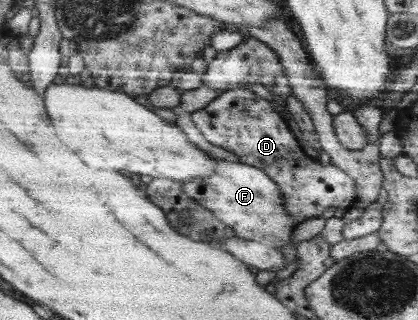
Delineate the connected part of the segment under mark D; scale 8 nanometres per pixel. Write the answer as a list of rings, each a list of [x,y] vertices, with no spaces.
[[[235,88],[224,91],[210,104],[194,111],[190,118],[192,118],[192,122],[208,142],[220,146],[220,148],[224,148],[228,152],[233,152],[241,163],[255,166],[270,175],[278,184],[280,191],[283,192],[284,199],[287,200],[288,215],[292,214],[291,218],[295,219],[297,224],[306,222],[308,218],[321,216],[322,212],[325,212],[326,208],[330,208],[330,206],[343,210],[354,206],[357,196],[355,179],[352,179],[346,171],[340,170],[338,166],[331,163],[322,165],[310,160],[304,154],[304,150],[298,146],[296,138],[292,136],[292,132],[288,130],[284,120],[274,112],[270,102],[259,97],[250,89]]]

